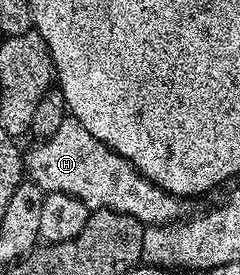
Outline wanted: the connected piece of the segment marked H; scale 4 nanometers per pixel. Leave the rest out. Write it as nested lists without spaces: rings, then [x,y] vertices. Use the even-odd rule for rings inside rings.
[[[71,115],[65,116],[62,127],[58,127],[54,135],[45,137],[36,143],[29,153],[27,150],[22,160],[27,176],[39,189],[43,189],[45,193],[74,195],[79,201],[86,203],[92,211],[97,209],[118,211],[122,215],[130,215],[138,219],[143,226],[171,226],[179,222],[181,220],[179,217],[184,213],[183,207],[180,206],[183,205],[181,198],[147,181],[125,157],[118,155],[110,147],[106,147],[106,143],[94,139],[94,135],[90,135],[90,131],[86,131],[86,127],[82,127],[82,123],[78,123]]]

